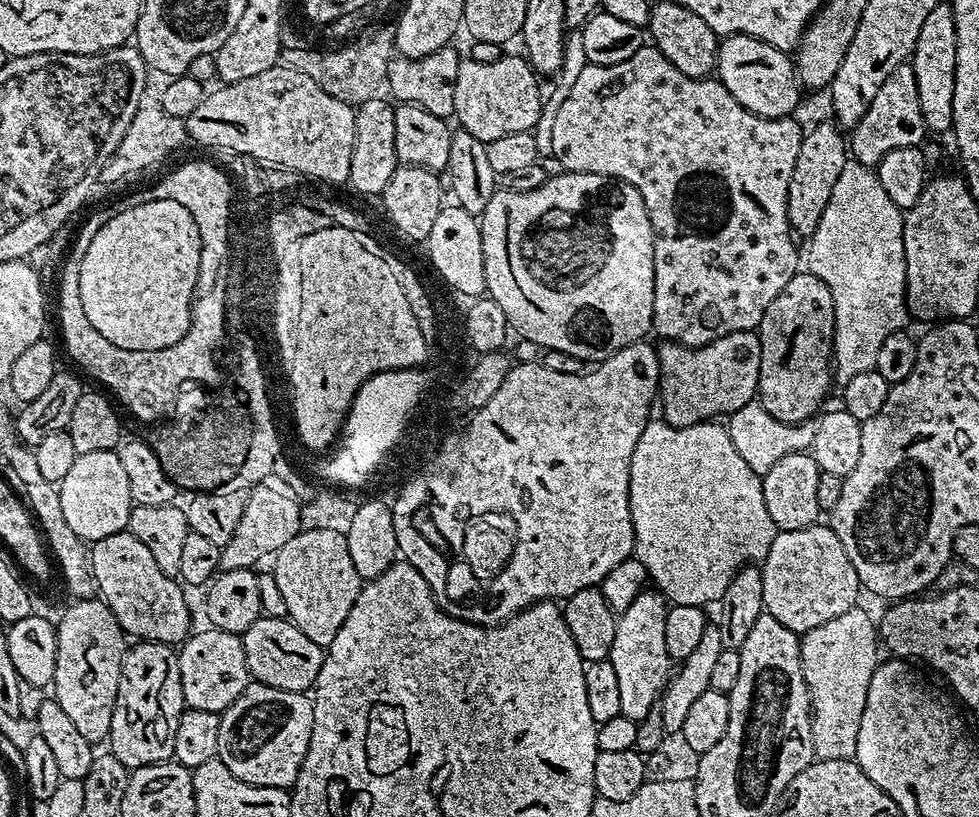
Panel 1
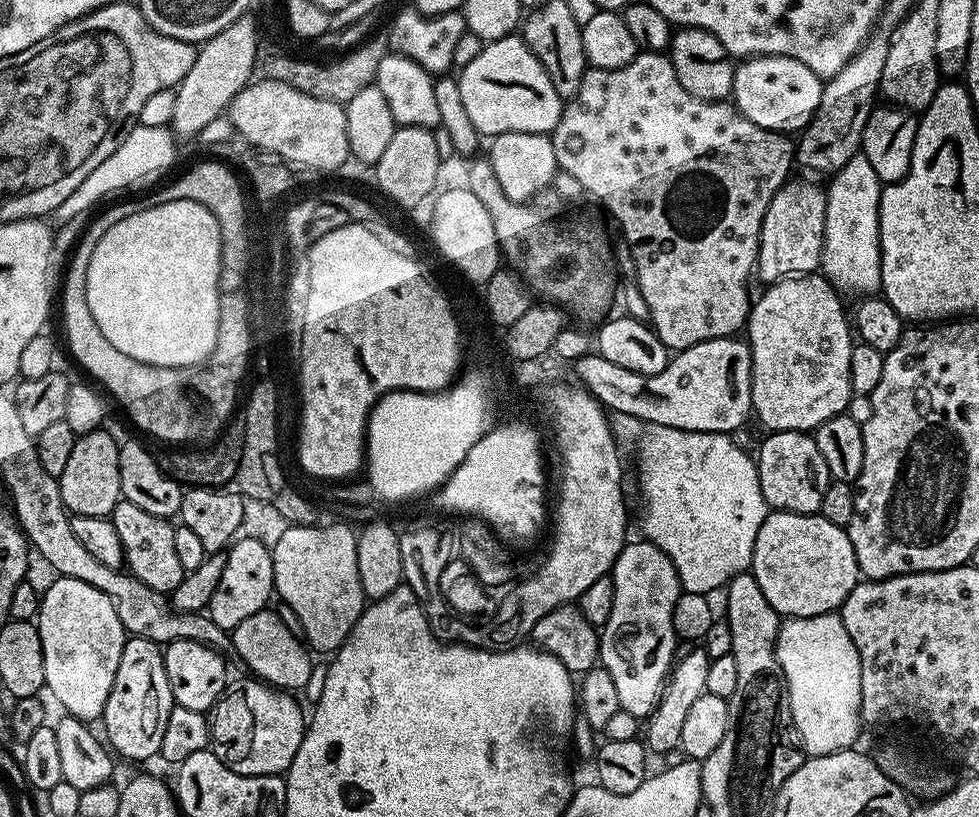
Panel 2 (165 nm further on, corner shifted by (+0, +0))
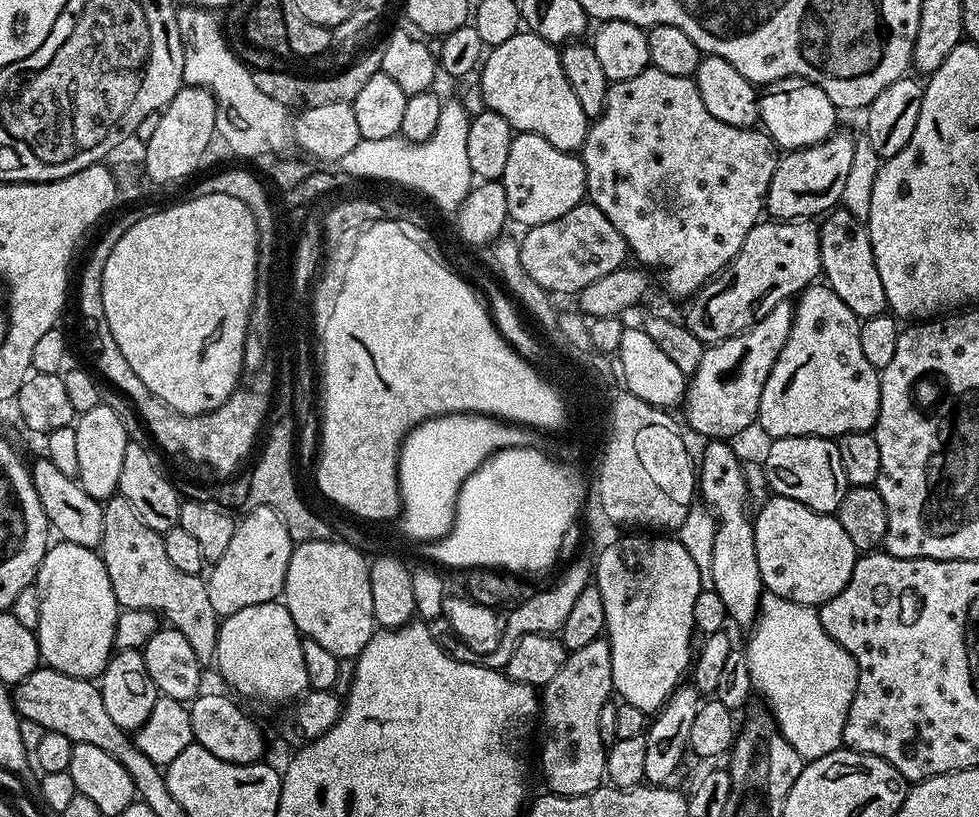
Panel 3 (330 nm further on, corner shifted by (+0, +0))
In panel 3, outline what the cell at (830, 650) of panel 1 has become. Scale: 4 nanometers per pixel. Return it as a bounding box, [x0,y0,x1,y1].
[746,594,856,762]

